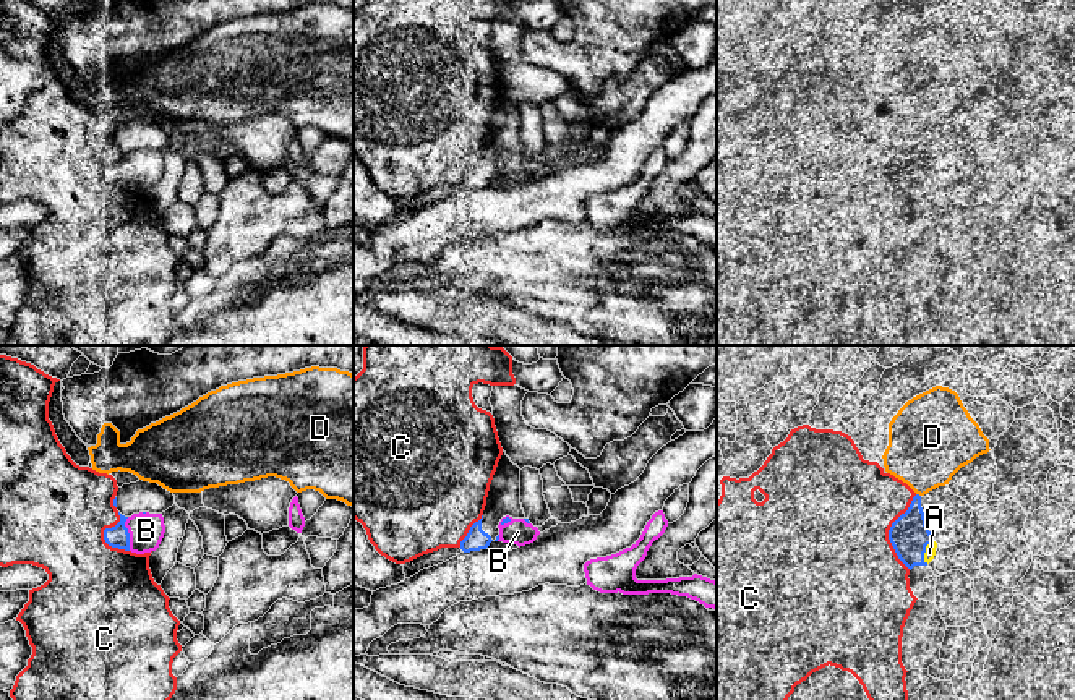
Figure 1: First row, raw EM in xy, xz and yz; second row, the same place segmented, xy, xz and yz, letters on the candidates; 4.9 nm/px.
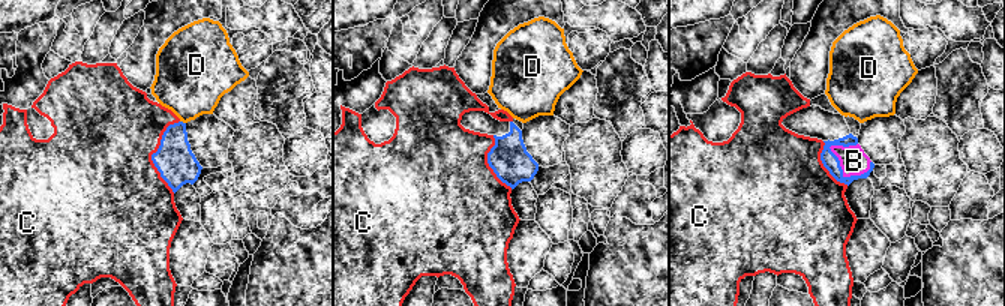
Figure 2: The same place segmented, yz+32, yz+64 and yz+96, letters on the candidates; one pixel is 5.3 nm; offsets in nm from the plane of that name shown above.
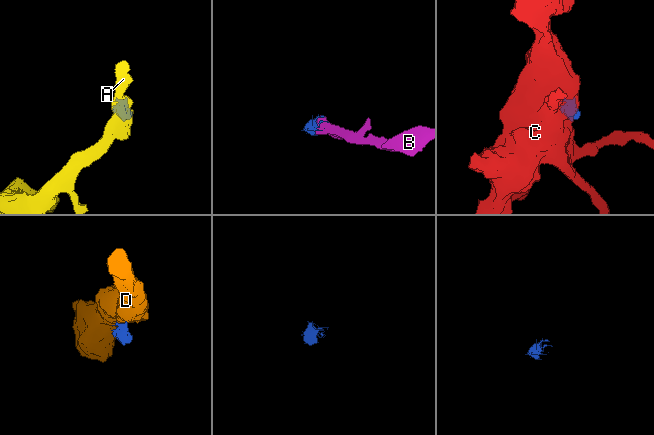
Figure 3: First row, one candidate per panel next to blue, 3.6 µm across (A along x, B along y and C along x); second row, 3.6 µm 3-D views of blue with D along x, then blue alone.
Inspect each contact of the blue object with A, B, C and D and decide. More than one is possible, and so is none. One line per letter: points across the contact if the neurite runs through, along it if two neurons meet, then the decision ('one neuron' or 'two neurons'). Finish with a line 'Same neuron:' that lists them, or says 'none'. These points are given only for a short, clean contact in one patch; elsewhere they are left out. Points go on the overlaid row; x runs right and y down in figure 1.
A: one neuron
B: one neuron
C: two neurons
D: two neurons
Same neuron: A, B

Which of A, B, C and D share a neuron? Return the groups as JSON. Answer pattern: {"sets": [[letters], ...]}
{"sets": [["A", "B"], ["C"], ["D"]]}

